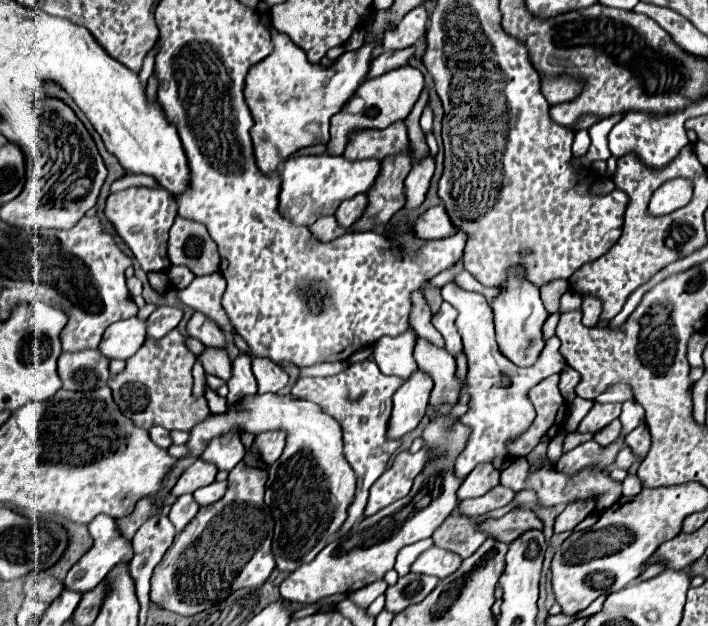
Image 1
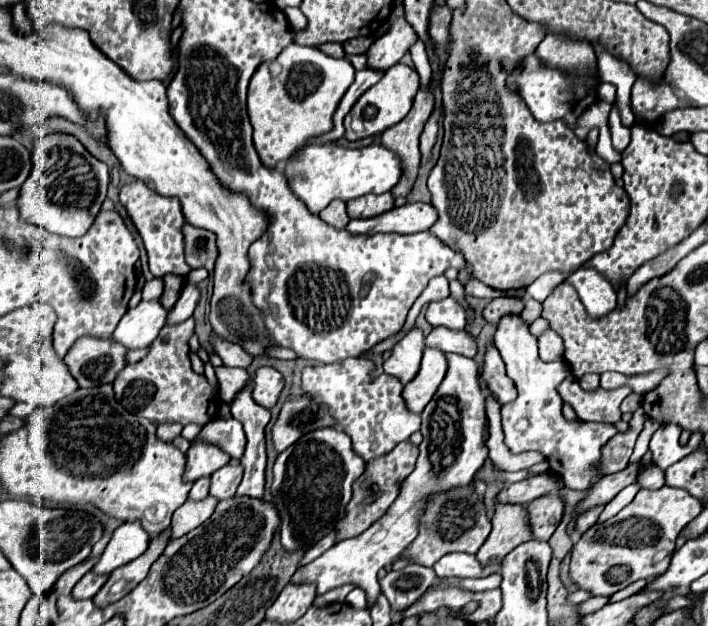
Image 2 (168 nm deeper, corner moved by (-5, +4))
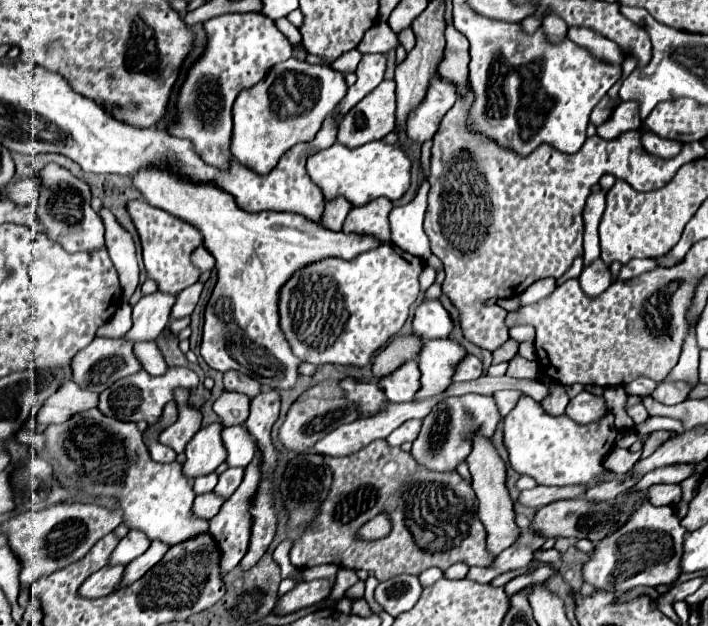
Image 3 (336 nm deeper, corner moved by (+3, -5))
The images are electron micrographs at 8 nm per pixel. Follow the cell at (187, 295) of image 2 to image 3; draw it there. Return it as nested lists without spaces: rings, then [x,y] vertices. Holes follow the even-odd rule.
[[[194,283],[190,287],[186,287],[184,291],[180,291],[176,295],[176,303],[172,307],[172,319],[182,319],[182,317],[188,317],[196,303],[198,303],[198,297],[200,297],[200,291],[202,291],[202,283]]]

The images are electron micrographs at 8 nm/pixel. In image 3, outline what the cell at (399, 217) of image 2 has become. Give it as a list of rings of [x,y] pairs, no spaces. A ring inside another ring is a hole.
[[[148,165],[136,171],[132,183],[146,203],[194,225],[202,233],[204,247],[216,259],[218,281],[204,311],[202,359],[220,373],[236,369],[258,379],[262,387],[292,389],[300,359],[290,351],[278,325],[278,289],[286,283],[286,277],[290,277],[294,269],[302,269],[302,265],[322,257],[354,259],[364,251],[376,249],[382,241],[372,235],[334,233],[296,213],[242,211],[234,195],[218,185],[194,183],[162,165]]]

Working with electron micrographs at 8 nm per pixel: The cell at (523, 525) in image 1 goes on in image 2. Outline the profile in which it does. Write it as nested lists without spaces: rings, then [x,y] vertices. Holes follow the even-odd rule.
[[[546,494],[528,504],[530,526],[536,540],[550,540],[552,532],[562,520],[564,514],[564,498],[556,494]]]

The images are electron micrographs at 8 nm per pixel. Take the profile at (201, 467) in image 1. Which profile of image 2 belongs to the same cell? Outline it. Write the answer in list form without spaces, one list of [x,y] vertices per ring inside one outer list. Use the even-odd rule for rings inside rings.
[[[194,440],[186,456],[188,456],[188,462],[186,462],[184,480],[190,480],[190,482],[196,482],[202,476],[212,476],[218,468],[230,462],[230,456],[226,452],[202,440]]]

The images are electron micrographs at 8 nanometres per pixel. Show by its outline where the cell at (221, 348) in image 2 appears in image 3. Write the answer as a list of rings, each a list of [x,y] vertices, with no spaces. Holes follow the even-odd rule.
[[[226,371],[224,373],[224,387],[230,391],[238,391],[248,395],[250,399],[260,393],[260,383],[240,371]]]

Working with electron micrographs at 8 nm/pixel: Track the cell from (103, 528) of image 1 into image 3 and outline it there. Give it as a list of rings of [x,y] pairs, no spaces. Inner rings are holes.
[[[132,529],[126,537],[120,539],[118,547],[112,551],[108,565],[110,567],[114,567],[114,565],[128,565],[136,557],[140,557],[148,549],[148,545],[150,545],[150,539],[144,533]]]

